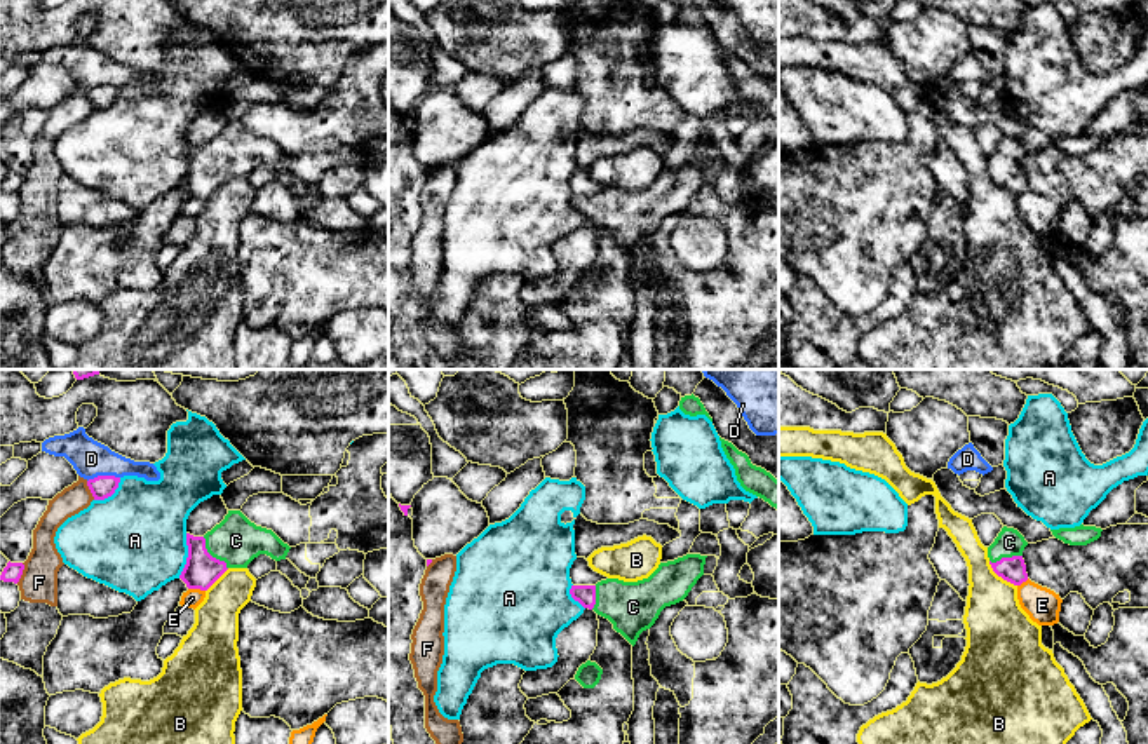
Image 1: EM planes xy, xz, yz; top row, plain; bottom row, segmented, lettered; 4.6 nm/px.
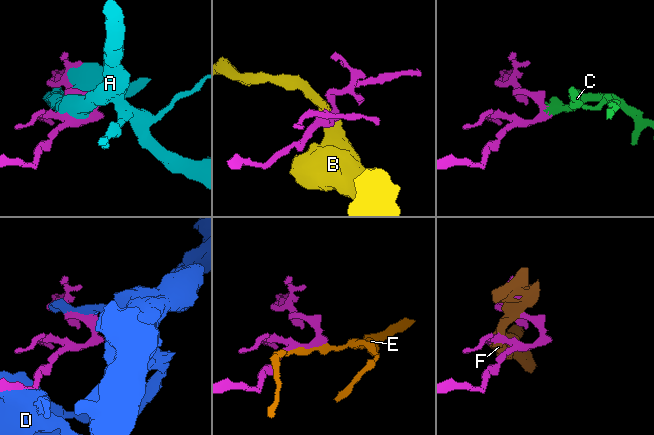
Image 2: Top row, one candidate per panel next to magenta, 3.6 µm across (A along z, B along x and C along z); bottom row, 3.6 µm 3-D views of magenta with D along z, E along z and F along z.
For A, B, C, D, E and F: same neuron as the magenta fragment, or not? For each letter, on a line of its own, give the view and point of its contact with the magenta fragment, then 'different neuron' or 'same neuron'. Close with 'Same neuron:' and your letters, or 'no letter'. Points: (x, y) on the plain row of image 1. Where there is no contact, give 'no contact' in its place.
A: xy (189, 166) | different neuron
B: yz (1000, 185) | different neuron
C: xy (211, 166) | same neuron
D: xy (103, 86) | different neuron
E: xy (197, 197) | different neuron
F: xy (89, 98) | different neuron
Same neuron: C

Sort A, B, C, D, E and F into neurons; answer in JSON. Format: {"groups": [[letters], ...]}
{"groups": [["A"], ["B"], ["C"], ["D"], ["E"], ["F"]]}

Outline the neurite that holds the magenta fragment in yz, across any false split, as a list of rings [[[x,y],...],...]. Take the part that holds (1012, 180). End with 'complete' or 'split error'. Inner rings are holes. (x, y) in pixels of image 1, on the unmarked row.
[[[1003,136],[995,152],[988,157],[988,167],[993,181],[1003,190],[1021,195],[1028,190],[1023,160],[1028,155],[1024,146]]] | split error

